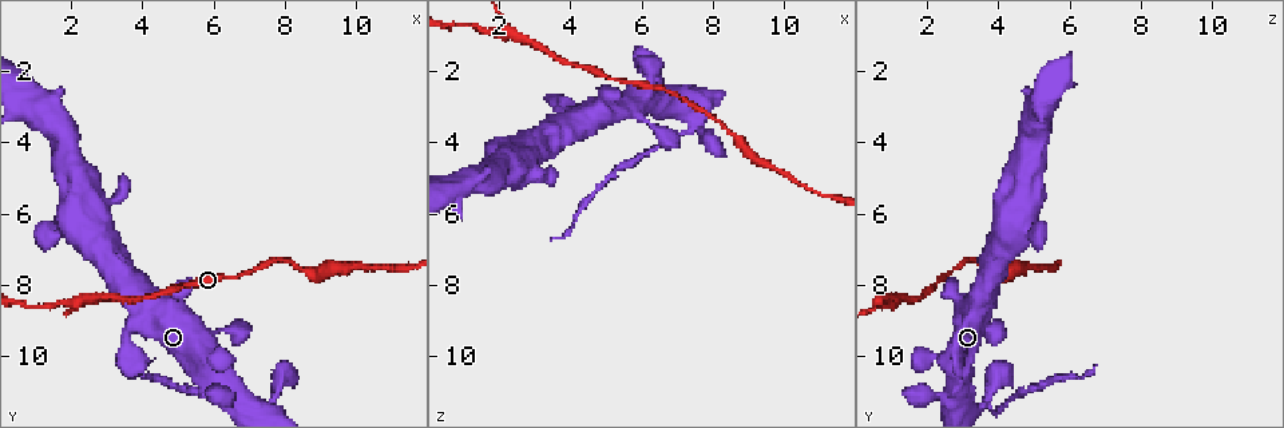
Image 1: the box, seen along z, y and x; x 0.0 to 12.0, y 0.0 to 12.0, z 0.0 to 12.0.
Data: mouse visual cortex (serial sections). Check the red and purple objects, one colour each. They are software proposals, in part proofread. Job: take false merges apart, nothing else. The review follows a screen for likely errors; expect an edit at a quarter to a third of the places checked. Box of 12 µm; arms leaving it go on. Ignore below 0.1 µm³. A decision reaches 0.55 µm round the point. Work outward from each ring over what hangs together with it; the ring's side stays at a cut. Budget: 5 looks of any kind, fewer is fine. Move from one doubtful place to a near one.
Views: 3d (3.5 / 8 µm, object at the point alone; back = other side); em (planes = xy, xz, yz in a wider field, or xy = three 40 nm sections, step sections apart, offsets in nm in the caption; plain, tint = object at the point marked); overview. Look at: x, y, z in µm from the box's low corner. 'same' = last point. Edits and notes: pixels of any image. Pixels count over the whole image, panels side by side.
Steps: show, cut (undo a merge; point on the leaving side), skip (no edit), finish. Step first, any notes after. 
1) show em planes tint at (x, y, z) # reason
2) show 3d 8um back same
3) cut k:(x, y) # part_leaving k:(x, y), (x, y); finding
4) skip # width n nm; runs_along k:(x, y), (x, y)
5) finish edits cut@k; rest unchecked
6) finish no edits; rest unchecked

show 3d 3.5um at (7.5, 11.3, 3.6) # calibre changes

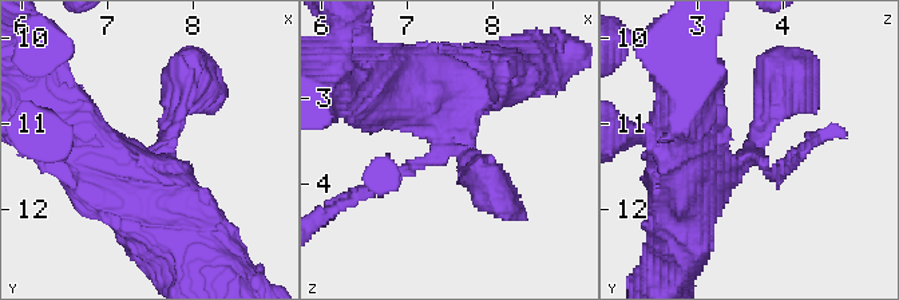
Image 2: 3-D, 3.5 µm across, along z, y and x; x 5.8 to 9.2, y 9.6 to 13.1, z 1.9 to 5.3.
show em xy step 5 plain at (7.45, 11.30, 3.65) # arms 3; arm_widths 150, 200, 600 nm; need the tissue

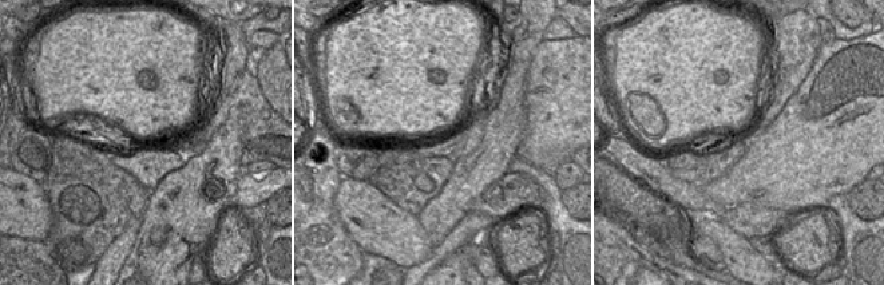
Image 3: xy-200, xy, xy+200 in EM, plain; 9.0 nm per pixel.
show em xy step 5 tint same # where the object lies

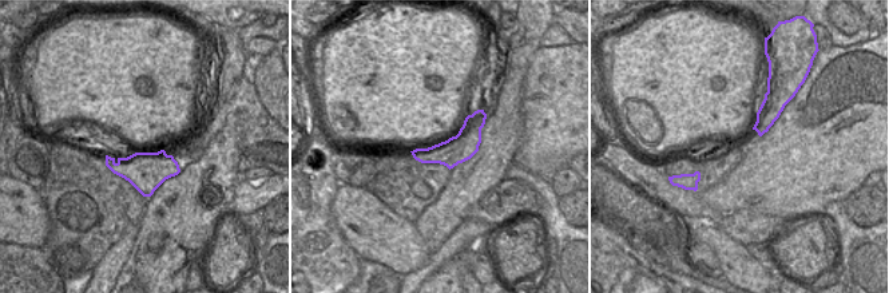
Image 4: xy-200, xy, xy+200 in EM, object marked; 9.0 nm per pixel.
cut 2:(363, 192) # part_leaving 2:(768, 170), (784, 170), (830, 133); two cells meet here

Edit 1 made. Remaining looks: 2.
show 3d 3.5um at (2.2, 8.4, 0.8) # three-way junction

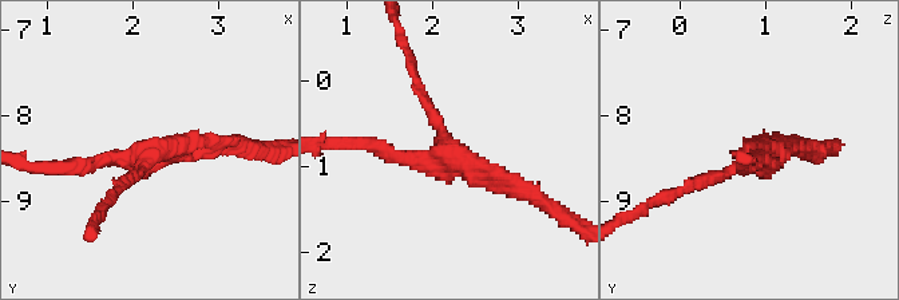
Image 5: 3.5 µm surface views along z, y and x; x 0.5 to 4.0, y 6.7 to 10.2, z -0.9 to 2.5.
show em xy step 2 tint at (2.15, 8.45, 0.85) # arms 3; arm_widths 150, 200, 200 nm; need the tissue

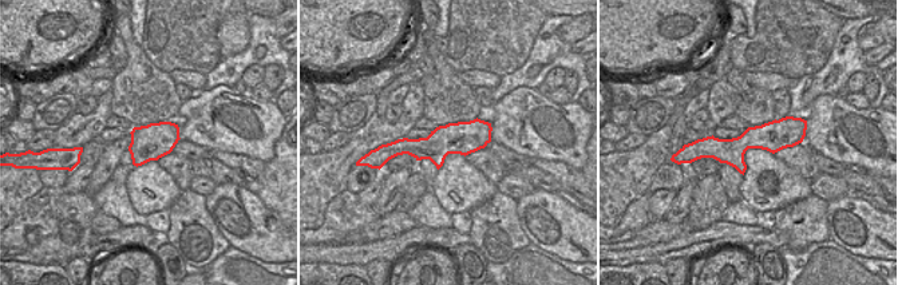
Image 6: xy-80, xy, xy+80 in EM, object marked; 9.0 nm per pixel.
skip # runs_along 6:(802, 123), (736, 147), (691, 147); all the same cell

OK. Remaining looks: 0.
finish edits cut@2; rest unchecked

